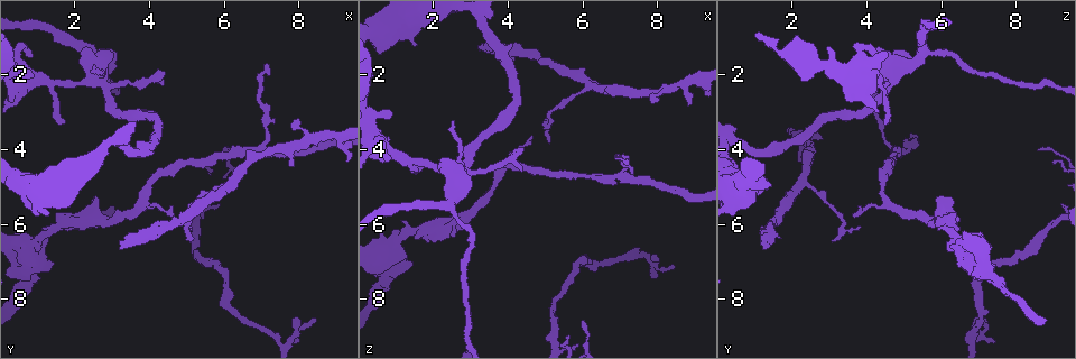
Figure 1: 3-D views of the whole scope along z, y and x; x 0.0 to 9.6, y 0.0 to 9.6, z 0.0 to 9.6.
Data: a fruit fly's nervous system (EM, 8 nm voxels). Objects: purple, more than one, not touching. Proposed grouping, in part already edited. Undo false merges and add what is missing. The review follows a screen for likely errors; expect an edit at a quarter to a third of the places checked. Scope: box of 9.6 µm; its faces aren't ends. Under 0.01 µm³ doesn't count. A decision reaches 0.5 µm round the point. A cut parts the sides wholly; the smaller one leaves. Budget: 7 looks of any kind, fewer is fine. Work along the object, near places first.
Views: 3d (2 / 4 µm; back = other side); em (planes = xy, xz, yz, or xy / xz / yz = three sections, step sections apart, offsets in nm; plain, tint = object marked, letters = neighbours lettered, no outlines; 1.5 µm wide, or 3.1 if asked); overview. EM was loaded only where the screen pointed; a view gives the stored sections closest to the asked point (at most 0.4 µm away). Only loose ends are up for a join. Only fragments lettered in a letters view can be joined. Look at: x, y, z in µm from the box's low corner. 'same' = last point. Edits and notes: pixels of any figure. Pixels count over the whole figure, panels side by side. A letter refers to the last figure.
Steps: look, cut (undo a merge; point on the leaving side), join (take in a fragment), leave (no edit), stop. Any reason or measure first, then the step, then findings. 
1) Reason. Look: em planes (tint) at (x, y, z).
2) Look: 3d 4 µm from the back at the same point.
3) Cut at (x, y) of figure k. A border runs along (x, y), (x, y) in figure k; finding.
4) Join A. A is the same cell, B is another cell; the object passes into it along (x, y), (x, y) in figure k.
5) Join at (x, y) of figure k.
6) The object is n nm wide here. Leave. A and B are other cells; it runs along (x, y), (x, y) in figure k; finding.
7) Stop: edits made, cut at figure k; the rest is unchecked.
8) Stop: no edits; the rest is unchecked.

Free end. Look: 3d 2 µm at (3.25, 6.70, 1.25).

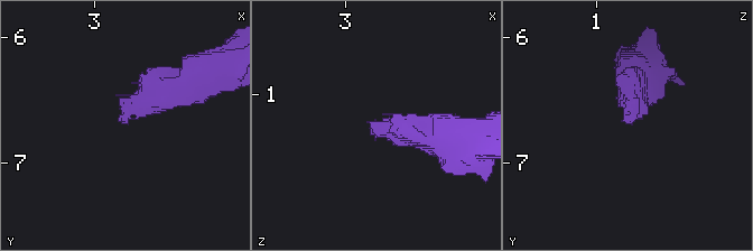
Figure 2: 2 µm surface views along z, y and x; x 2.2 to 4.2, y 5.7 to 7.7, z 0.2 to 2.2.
Now the EM. Look: em planes (letters) at (3.24, 6.64, 1.32).

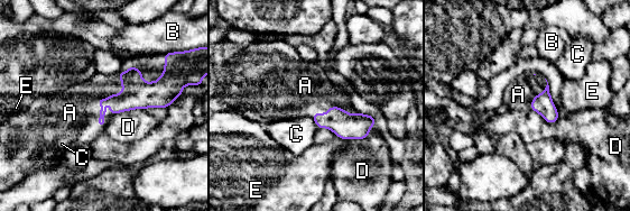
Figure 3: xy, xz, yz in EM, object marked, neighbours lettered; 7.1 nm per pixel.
Join A. A is the same cell, B, C, D and E are other cells; it goes on there.

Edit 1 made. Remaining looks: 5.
See it whole again. Look: overview.

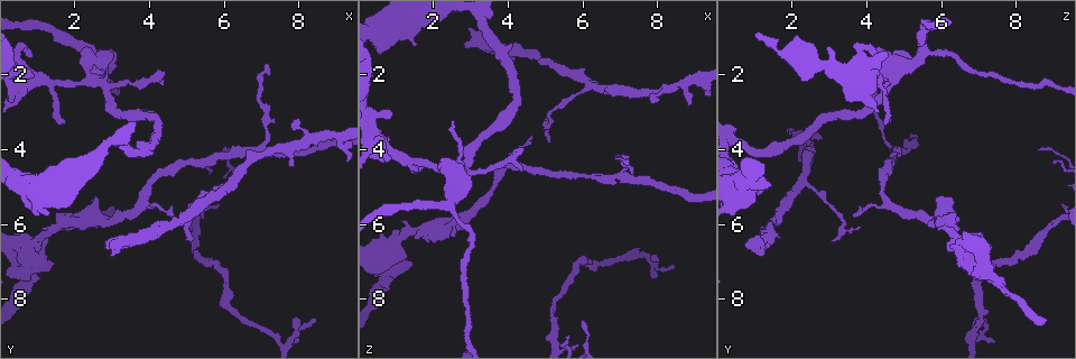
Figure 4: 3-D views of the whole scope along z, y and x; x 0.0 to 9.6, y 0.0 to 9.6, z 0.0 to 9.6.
Free end. Look: 3d 4 µm at (4.40, 1.95, 4.00).

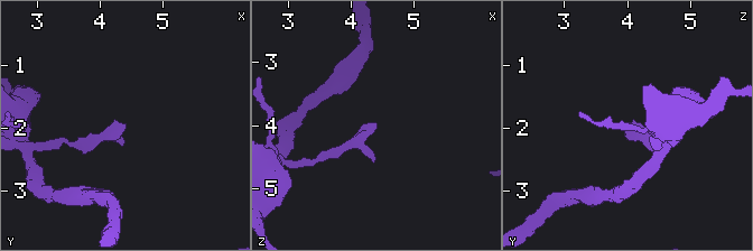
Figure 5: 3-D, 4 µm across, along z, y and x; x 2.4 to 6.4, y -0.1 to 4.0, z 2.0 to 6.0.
Shape alone is not enough. Look: em yz step 4 (tint) at (4.40, 1.90, 3.95).

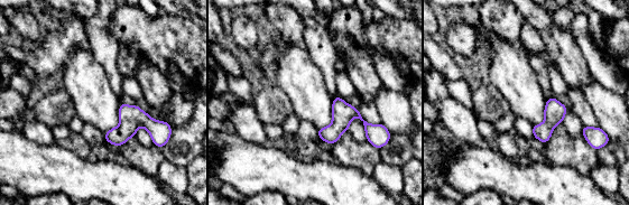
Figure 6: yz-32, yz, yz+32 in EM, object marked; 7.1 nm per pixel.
Look: em planes (letters) at the same point.

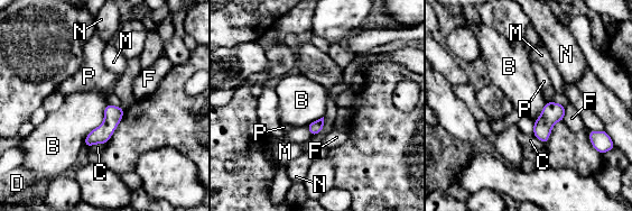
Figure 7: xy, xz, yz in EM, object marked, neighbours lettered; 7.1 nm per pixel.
Leave. B, C, D, F, M, N and P are other cells; none of them fits.

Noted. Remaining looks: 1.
Thin neck. Look: em planes (letters) at (2.60, 2.15, 4.55).

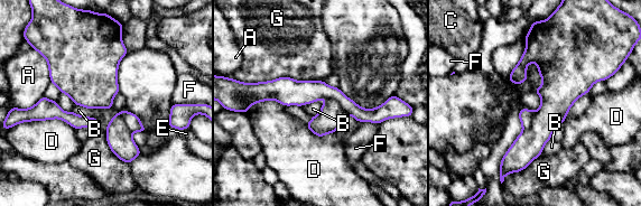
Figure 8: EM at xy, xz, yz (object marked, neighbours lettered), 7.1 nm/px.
The object is 180 nm wide here. Cut at (306, 92) of figure 8. A, B, C, D, E, F and G are other cells; a second cell is stuck on.

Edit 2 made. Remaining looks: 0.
Stop: edits made, join at figure 3, cut at figure 8; the rest is unchecked.

